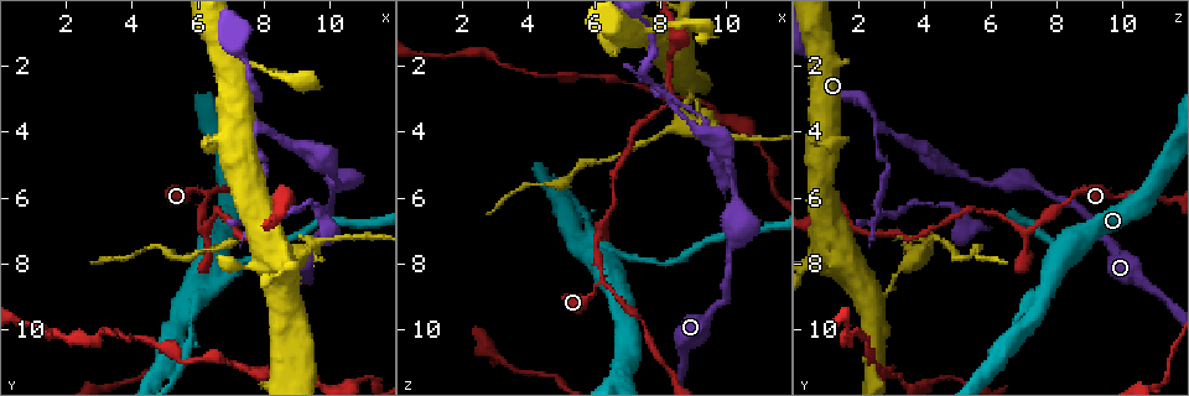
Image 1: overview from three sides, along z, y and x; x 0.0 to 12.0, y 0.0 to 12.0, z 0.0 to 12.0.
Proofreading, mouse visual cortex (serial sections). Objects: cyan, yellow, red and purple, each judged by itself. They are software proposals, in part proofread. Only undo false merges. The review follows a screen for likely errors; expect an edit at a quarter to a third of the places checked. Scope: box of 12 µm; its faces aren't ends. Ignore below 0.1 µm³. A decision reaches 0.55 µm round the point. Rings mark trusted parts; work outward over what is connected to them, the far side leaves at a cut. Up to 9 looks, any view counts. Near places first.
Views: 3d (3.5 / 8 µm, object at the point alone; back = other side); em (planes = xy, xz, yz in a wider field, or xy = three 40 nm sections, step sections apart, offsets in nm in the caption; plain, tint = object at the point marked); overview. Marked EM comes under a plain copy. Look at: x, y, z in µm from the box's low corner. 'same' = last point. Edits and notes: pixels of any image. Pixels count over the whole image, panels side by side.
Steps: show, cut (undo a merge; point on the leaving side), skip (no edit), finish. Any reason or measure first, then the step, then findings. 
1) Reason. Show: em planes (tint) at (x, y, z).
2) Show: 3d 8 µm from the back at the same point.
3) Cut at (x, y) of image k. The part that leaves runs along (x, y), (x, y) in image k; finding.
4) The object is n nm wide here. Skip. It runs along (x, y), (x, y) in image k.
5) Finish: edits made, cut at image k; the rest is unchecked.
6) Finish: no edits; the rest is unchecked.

Three-way junction. Show: 3d 3.5 µm at (6.2, 5.8, 8.5).

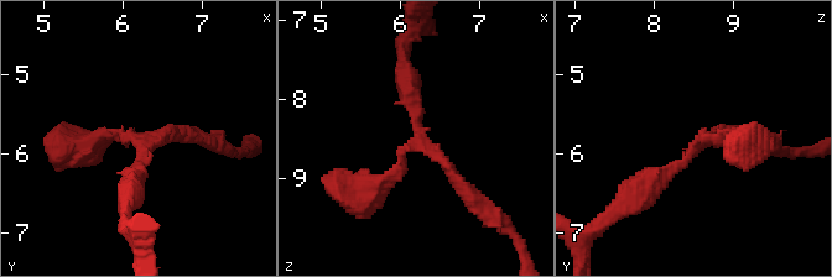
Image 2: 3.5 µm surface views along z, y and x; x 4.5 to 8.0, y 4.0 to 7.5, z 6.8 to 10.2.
Now the EM. Show: em xy step 1 (tint) at (6.20, 5.80, 8.55).

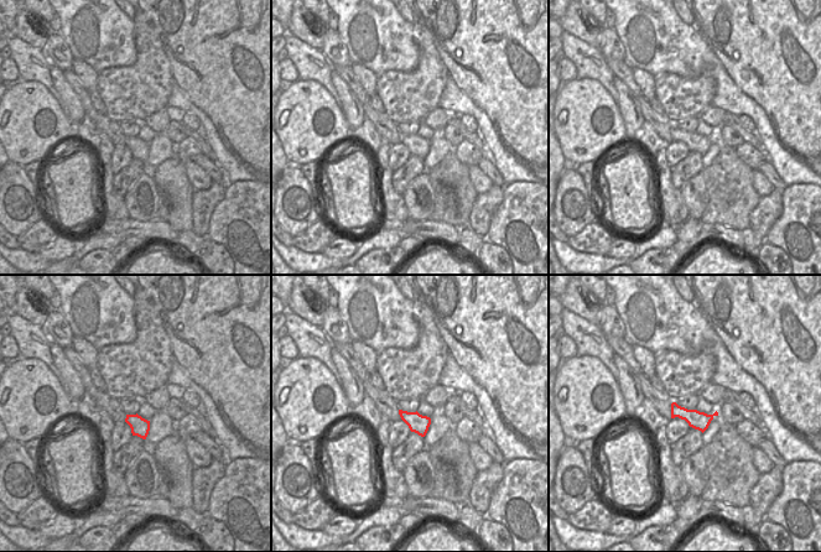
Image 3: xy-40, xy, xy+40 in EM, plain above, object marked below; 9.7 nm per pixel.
The object is 180 nm wide here. Skip. It runs along (364, 192), (421, 141), (409, 84) in image 2; all the same cell.

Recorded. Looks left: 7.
Thick turns thin. Show: 3d 8 µm at (6.5, 8.3, 7.8).

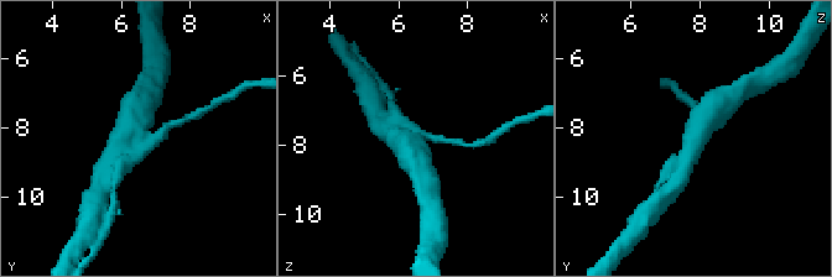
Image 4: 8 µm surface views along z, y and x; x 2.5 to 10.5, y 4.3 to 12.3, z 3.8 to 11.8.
Need the tissue. Show: em xy step 5 (tint) at (6.6, 8.2, 7.8).

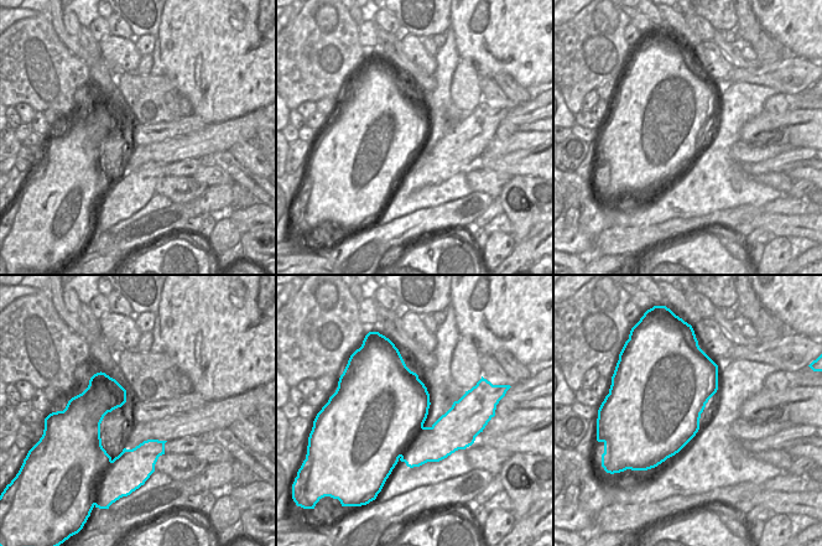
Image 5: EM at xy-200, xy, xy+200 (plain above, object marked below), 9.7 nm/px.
Skip. It runs along (721, 105), (697, 131), (686, 158) in image 4; one cell here.

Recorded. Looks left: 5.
Two arms in line, one across. Show: 3d 3.5 µm at (8.1, 4.0, 2.8).

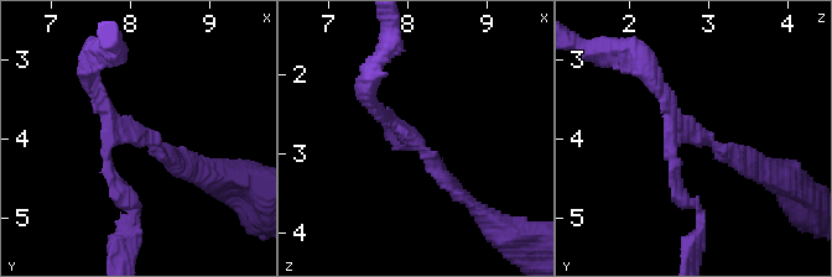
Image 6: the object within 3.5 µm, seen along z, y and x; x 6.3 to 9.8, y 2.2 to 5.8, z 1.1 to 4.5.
3 arms meet here; the arms are 150, 150, 200 nm wide; need the tissue. Show: em xy step 3 (tint) at (8.05, 3.95, 2.80).

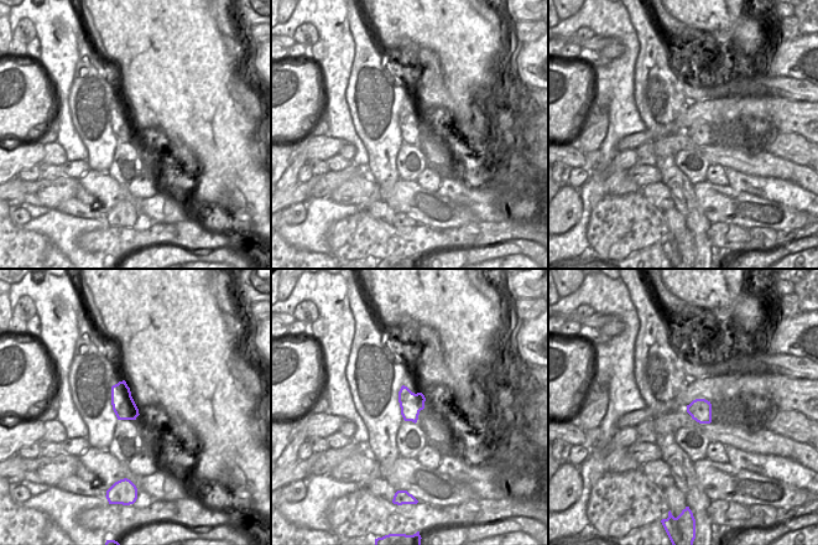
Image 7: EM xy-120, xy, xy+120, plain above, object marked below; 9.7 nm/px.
Cut at (136, 205) of image 6. A second cell is stuck on.

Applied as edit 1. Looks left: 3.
Thin neck. Show: 3d 3.5 µm at (8.9, 9.1, 2.7).

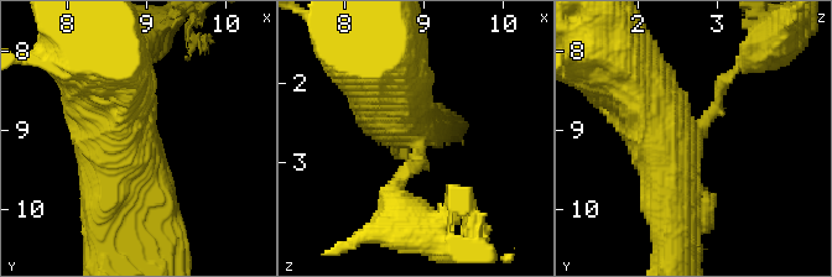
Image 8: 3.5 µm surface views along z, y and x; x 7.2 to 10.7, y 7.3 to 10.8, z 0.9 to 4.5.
Now the EM. Show: em xy step 1 (tint) at (8.90, 9.00, 2.75).

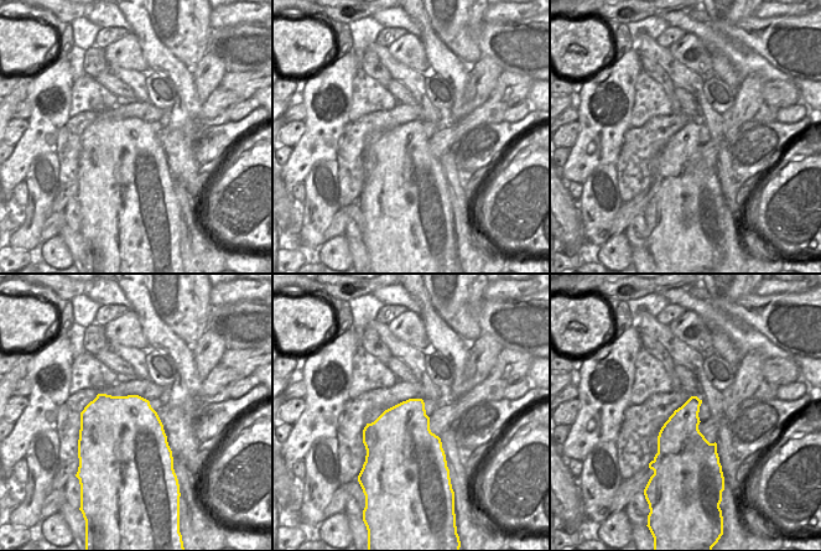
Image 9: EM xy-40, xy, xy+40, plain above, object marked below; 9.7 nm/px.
Cut at (415, 166) of image 8. The part that leaves runs along (416, 153), (389, 226) in image 8; a second cell is stuck on.

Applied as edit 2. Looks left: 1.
Finish: edits made, cut at image 6, cut at image 8; the rest is unchecked.

